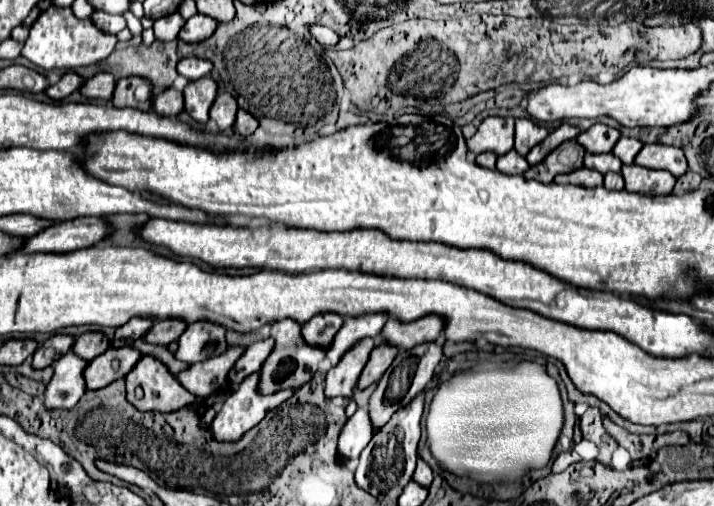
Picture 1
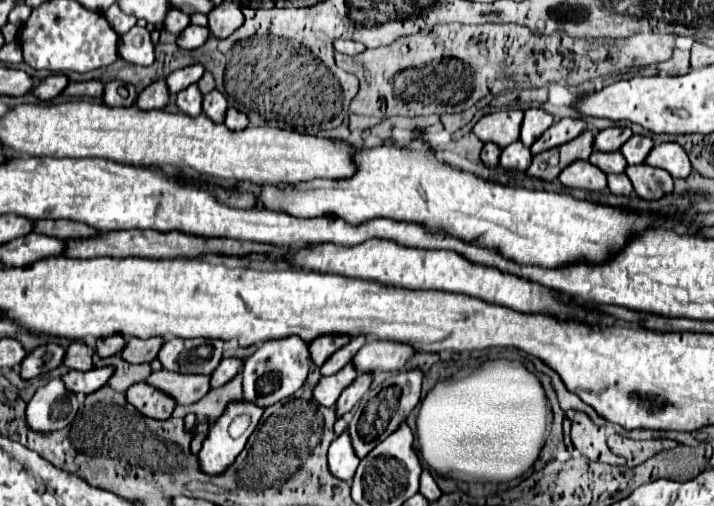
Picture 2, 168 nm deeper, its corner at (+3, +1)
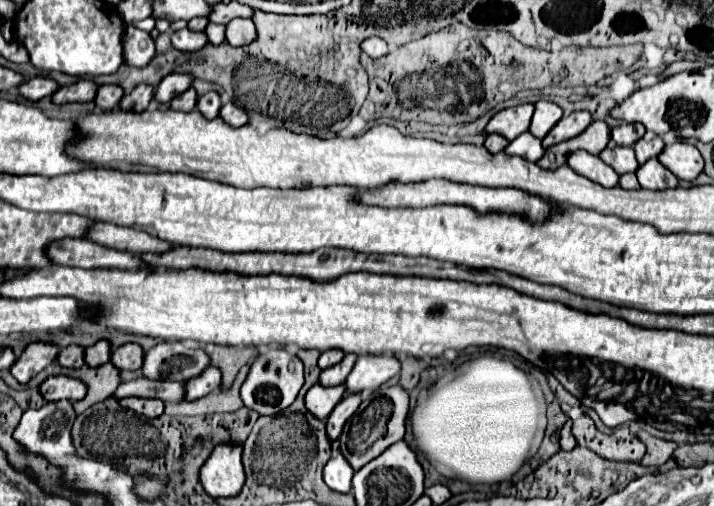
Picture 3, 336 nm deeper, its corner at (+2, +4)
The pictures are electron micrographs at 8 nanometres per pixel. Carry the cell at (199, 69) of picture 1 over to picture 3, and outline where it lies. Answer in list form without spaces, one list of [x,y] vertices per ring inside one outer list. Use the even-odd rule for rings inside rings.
[[[171,74],[171,76],[165,76],[161,80],[161,84],[157,86],[155,94],[153,94],[153,100],[161,102],[161,104],[167,104],[171,102],[177,94],[185,92],[191,84],[191,78],[187,74]]]

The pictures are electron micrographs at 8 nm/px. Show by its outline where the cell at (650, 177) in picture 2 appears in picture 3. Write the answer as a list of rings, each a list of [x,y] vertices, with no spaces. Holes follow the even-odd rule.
[[[651,158],[647,160],[639,170],[637,170],[637,178],[641,188],[647,190],[667,190],[667,188],[675,188],[677,186],[677,176],[671,174],[659,160]]]

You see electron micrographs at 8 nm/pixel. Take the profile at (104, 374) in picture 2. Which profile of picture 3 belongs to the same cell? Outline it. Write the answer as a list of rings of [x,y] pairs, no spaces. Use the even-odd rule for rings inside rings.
[[[49,376],[41,386],[39,392],[45,402],[57,402],[57,400],[83,400],[85,398],[85,384],[75,378],[67,376]]]

